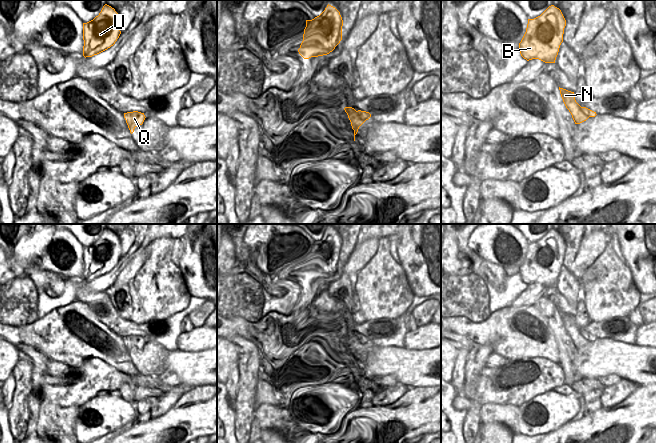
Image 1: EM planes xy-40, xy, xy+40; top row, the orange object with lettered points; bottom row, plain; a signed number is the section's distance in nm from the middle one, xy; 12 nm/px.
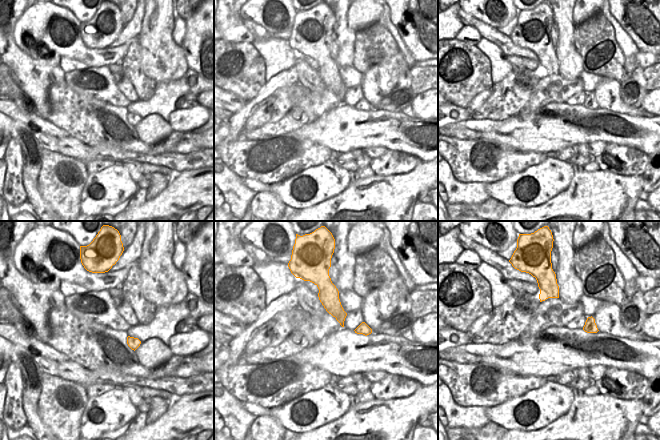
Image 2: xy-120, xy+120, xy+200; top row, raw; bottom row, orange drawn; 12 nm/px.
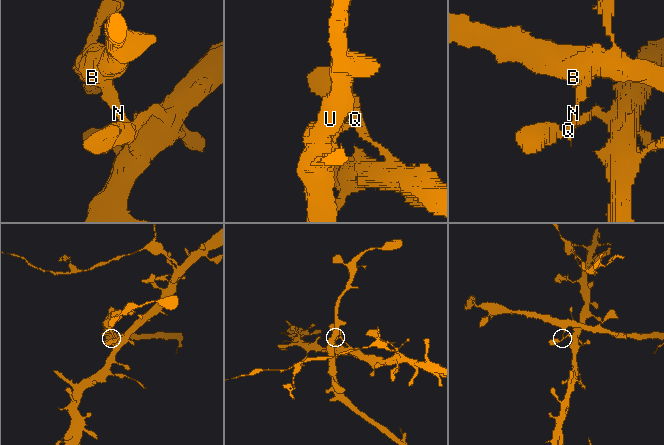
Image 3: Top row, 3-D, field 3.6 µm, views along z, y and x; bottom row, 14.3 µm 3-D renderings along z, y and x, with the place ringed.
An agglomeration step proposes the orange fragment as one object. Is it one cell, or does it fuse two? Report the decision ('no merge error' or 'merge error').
merge error

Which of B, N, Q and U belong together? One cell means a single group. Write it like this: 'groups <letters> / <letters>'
groups B N U / Q

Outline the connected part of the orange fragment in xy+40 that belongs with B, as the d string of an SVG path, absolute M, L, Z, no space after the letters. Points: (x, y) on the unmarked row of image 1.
M549 230L540 240L528 243L526 256L519 267L521 280L527 285L539 283L555 287L563 266L566 244L561 234Z

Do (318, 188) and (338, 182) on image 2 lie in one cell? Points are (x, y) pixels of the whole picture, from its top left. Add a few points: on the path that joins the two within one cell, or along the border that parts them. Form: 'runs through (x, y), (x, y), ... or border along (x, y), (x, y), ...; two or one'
runs through (323, 183), (333, 182); one

